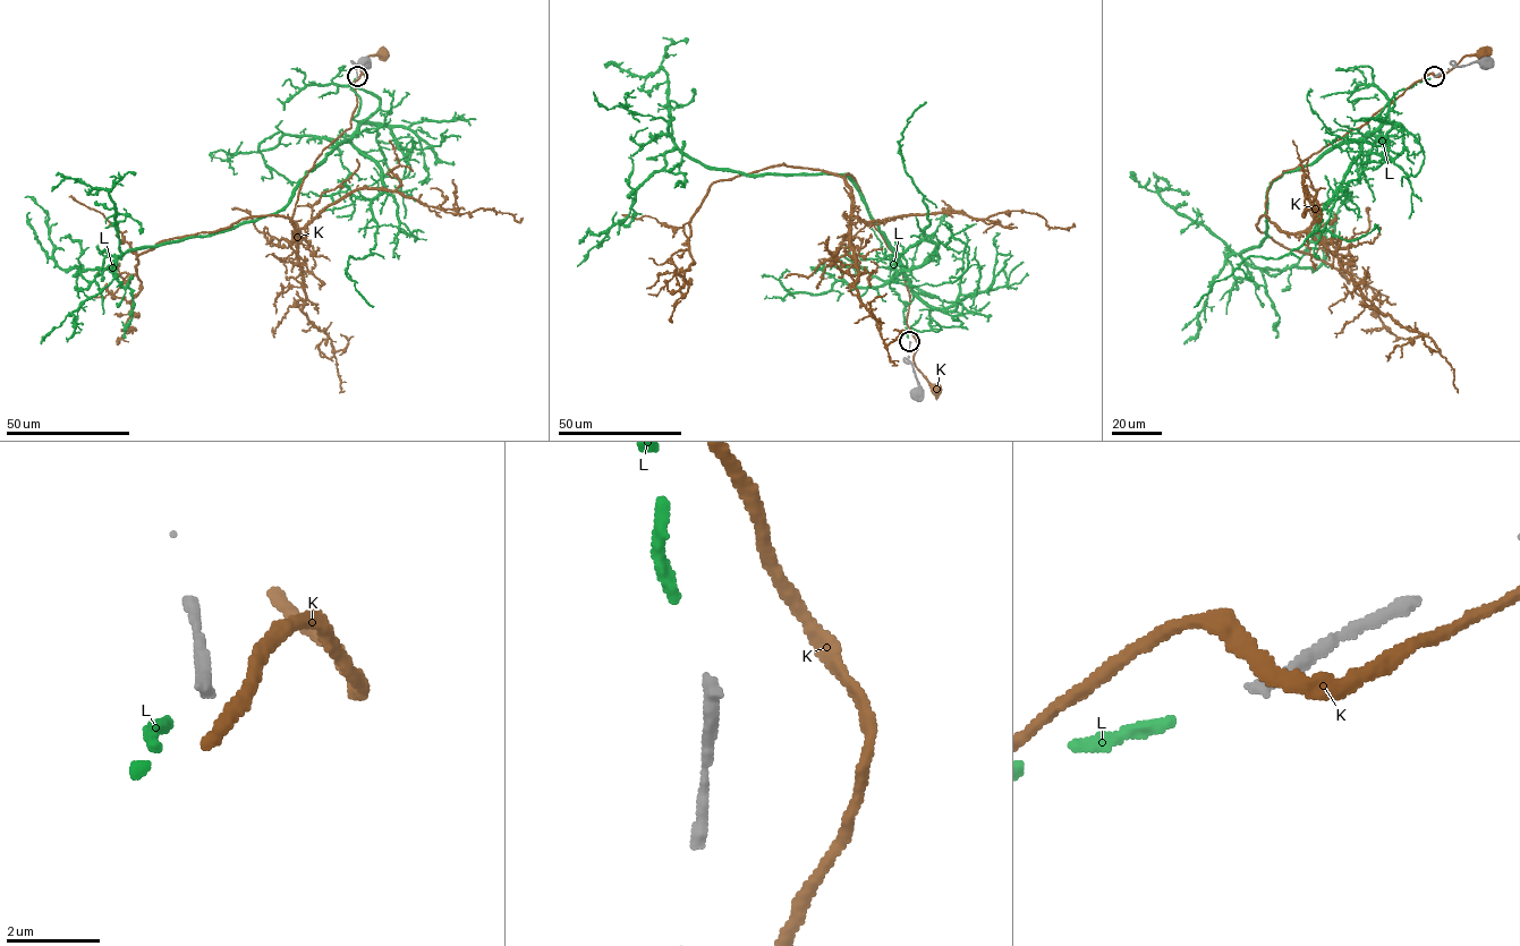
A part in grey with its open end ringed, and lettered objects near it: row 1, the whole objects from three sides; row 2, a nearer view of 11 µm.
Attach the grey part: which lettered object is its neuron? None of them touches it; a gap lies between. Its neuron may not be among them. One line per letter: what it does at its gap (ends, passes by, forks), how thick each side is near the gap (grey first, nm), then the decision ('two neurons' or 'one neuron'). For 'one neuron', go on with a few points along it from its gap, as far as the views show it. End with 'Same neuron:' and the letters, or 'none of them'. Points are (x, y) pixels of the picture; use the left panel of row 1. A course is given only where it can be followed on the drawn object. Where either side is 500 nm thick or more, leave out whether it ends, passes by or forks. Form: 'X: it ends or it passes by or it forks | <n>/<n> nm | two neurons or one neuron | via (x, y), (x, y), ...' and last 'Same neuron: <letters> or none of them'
K: it passes by | 280/280 nm | two neurons
L: it ends | 280/260 nm | one neuron | via (355, 78), (356, 130), (272, 214), (129, 249), (109, 269), (61, 269), (48, 214), (24, 197)
Same neuron: L

